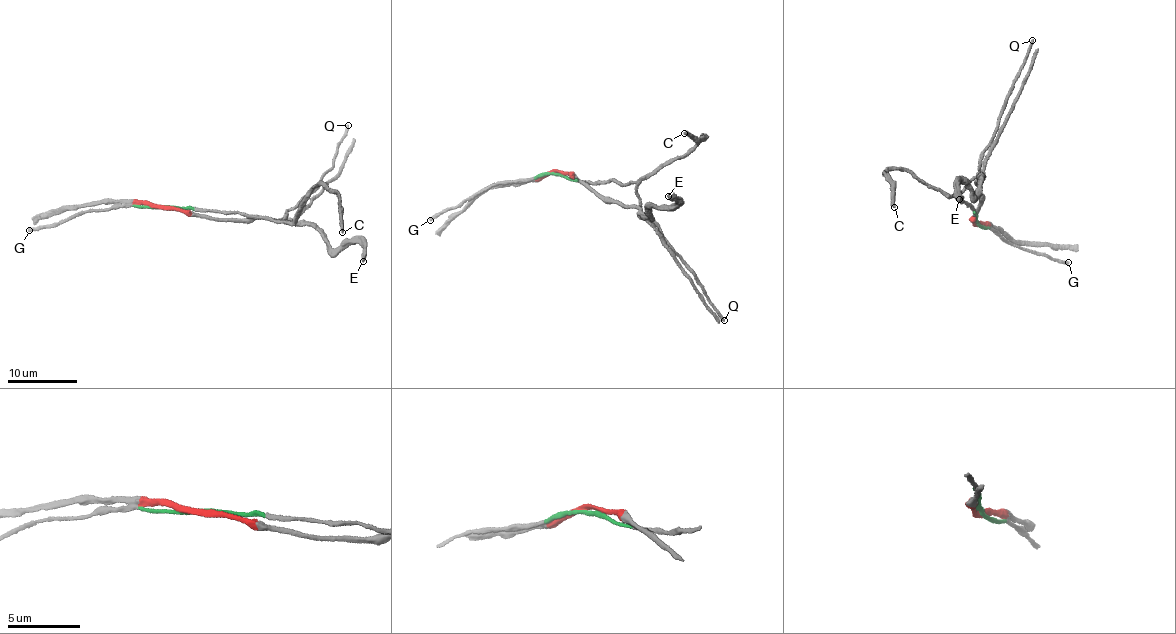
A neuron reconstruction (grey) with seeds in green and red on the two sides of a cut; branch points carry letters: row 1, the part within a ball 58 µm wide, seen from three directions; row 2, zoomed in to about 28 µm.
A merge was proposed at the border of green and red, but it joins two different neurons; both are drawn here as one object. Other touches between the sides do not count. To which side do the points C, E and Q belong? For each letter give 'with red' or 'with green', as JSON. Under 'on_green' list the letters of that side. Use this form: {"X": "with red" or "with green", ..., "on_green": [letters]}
{"C": "with green", "E": "with red", "Q": "with green", "on_green": ["C", "Q"]}

